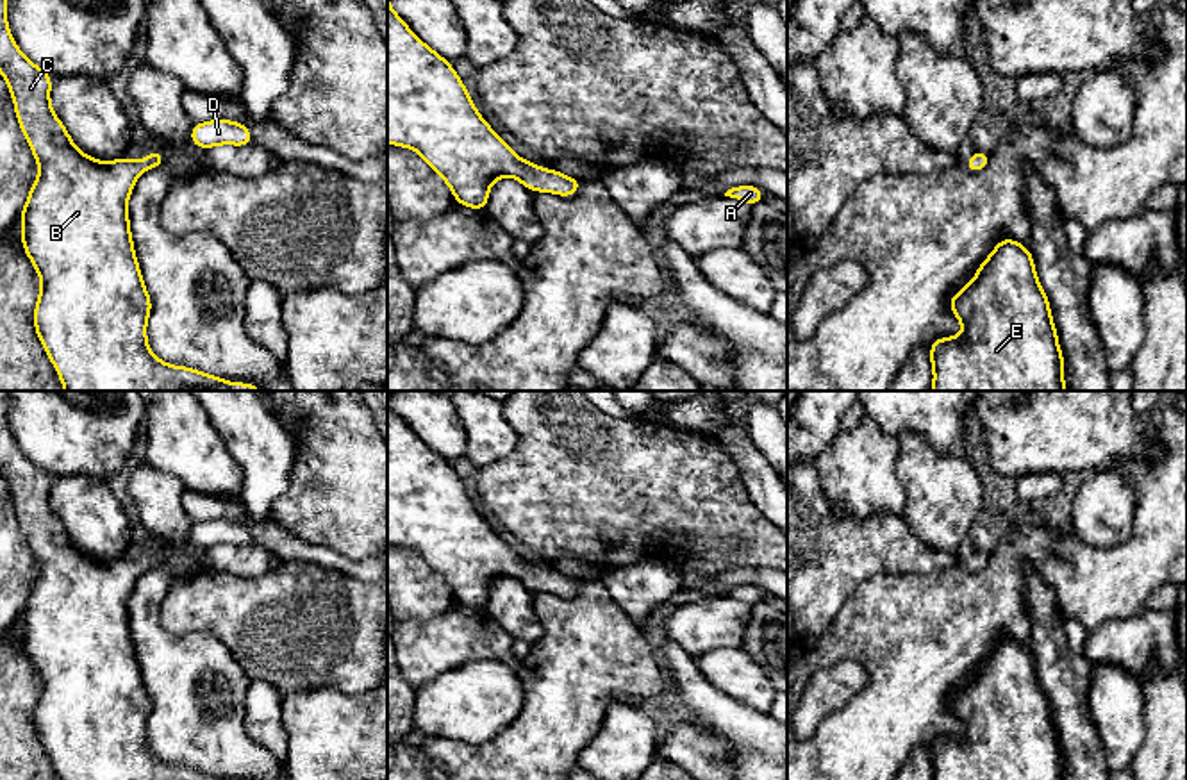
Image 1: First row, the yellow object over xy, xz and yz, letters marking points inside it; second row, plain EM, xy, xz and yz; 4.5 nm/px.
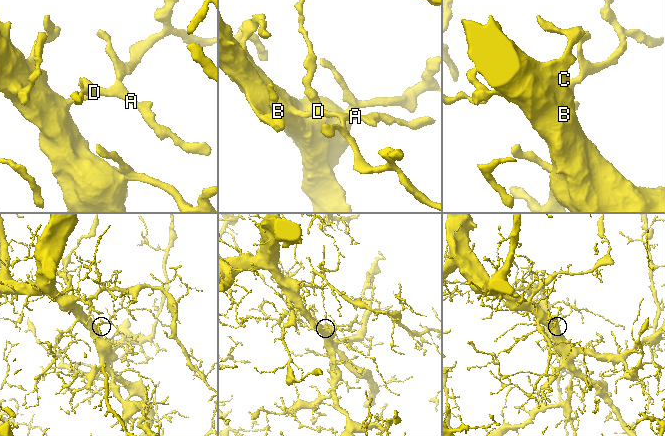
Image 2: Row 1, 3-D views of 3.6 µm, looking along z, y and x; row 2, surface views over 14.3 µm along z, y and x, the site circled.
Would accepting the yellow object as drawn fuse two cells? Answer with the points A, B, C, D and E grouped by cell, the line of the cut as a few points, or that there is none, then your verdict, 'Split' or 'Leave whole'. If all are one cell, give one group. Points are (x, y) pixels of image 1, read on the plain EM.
Groups: A B C D E. No split. Leave whole

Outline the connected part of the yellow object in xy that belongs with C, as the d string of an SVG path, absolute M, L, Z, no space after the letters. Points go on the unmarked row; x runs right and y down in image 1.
M0 391L0 473L4 475L20 528L39 566L27 603L20 614L21 643L32 660L41 689L34 709L36 734L61 780L223 780L203 771L171 766L157 759L146 741L152 700L136 659L127 602L137 577L148 568L162 568L164 553L154 550L141 560L127 557L104 562L80 552L50 505L52 475L29 461L7 427L9 398Z

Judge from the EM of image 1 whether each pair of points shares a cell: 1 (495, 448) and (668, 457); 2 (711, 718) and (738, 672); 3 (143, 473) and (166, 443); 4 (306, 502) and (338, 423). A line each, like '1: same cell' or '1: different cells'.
1: different cells
2: different cells
3: different cells
4: same cell

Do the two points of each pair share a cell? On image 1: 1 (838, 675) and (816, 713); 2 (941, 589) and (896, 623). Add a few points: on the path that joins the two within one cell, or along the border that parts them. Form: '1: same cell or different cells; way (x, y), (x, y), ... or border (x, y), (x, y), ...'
1: same cell; way (836, 684), (816, 704)
2: same cell; way (930, 600), (907, 623)

